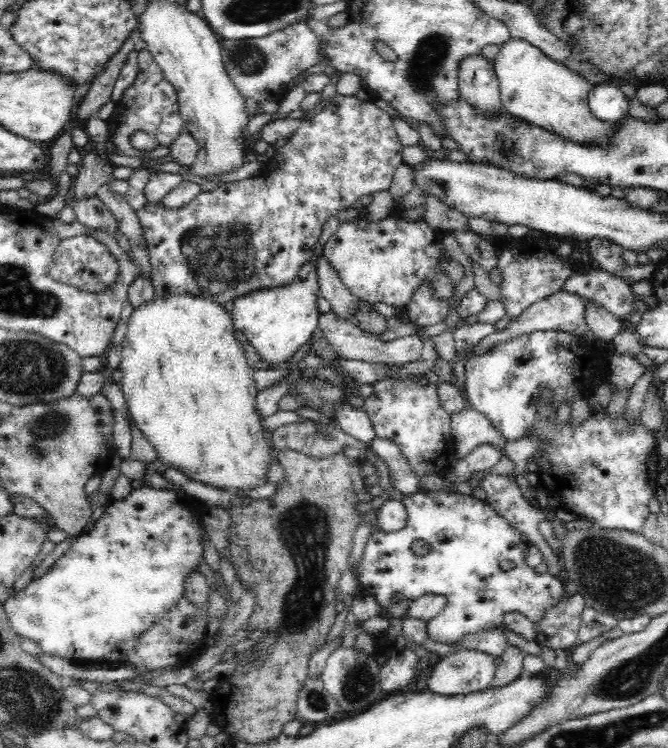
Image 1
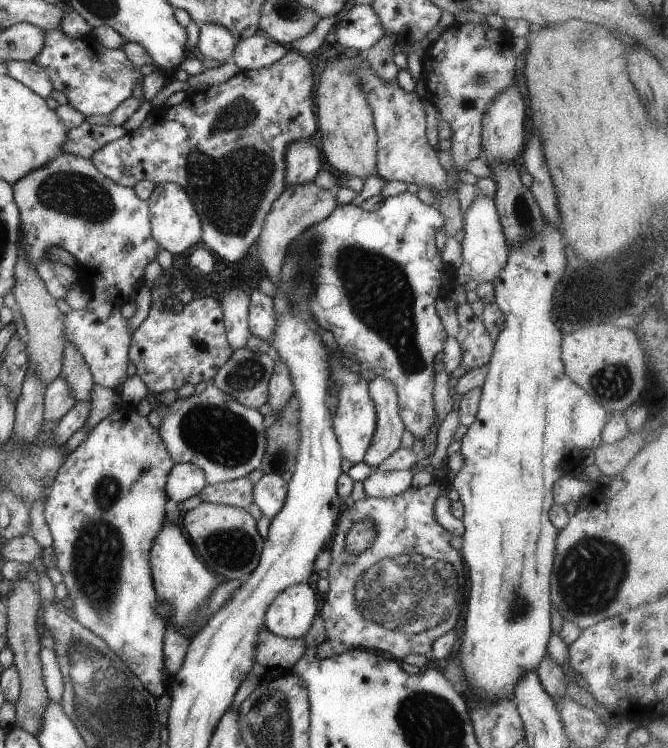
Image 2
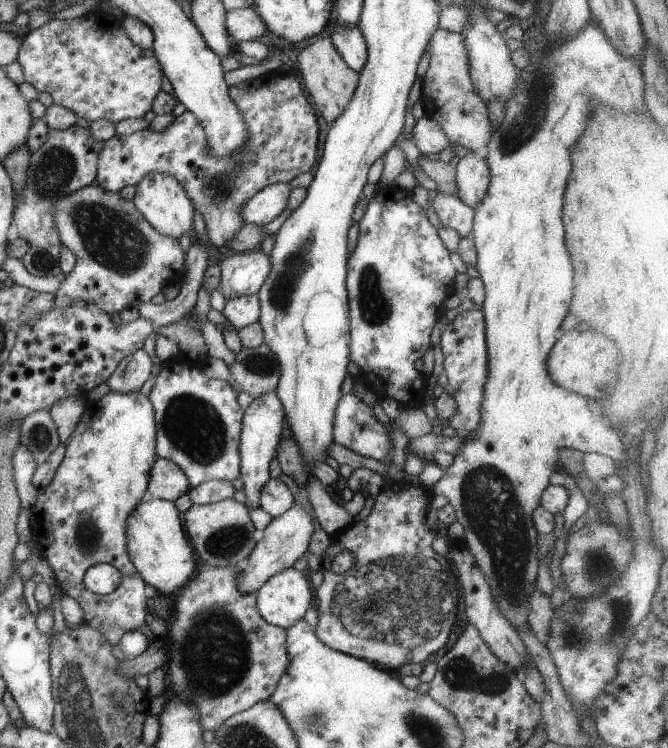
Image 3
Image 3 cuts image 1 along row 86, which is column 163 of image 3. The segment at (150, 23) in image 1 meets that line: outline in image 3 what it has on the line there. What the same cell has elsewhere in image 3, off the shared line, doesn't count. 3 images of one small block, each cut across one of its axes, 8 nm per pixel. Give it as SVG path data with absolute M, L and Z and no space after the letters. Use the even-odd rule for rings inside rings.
M149 173L134 184L135 194L132 203L141 216L159 233L166 237L179 239L193 227L192 202L185 189L172 177L161 173Z

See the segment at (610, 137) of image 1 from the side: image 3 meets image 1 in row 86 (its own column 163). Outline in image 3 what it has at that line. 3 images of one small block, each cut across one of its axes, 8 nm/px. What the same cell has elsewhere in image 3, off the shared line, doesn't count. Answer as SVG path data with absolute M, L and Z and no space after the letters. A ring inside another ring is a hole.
M144 497L126 518L126 549L135 570L151 590L175 596L197 569L197 558L179 522L175 503L155 497Z

